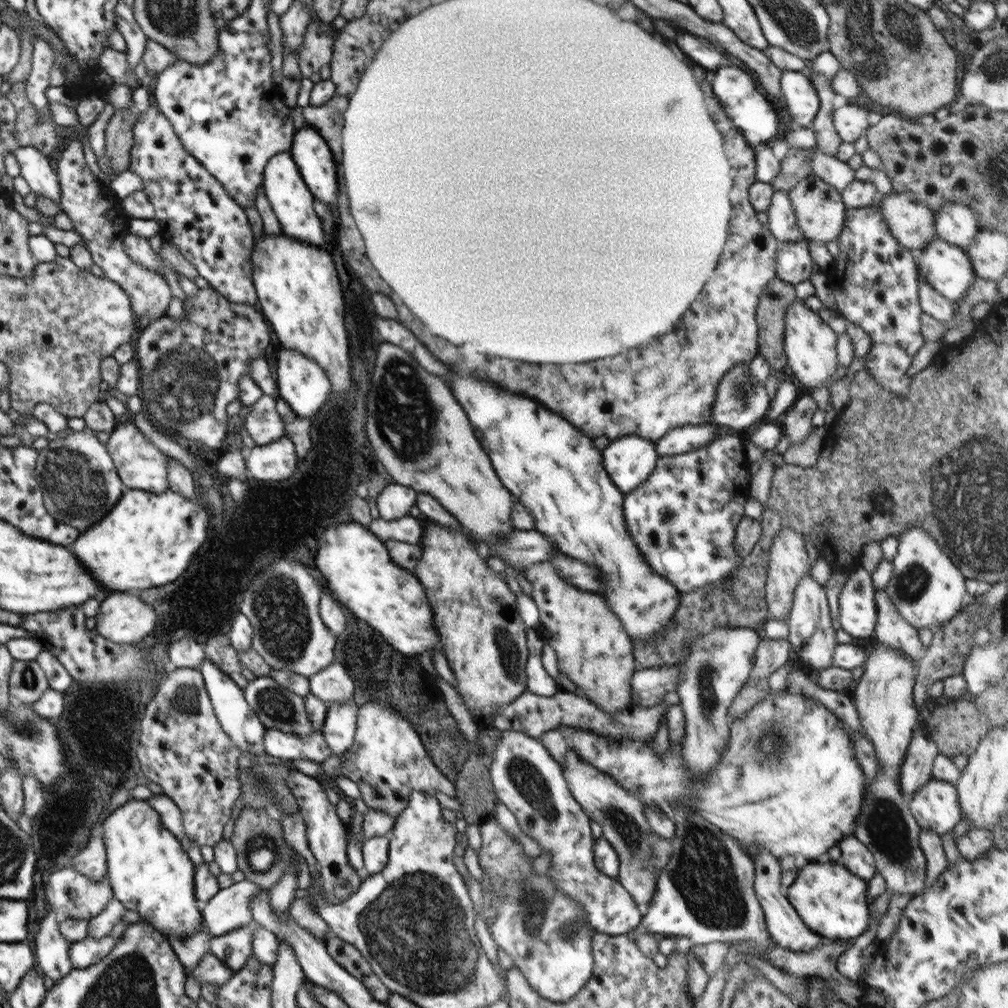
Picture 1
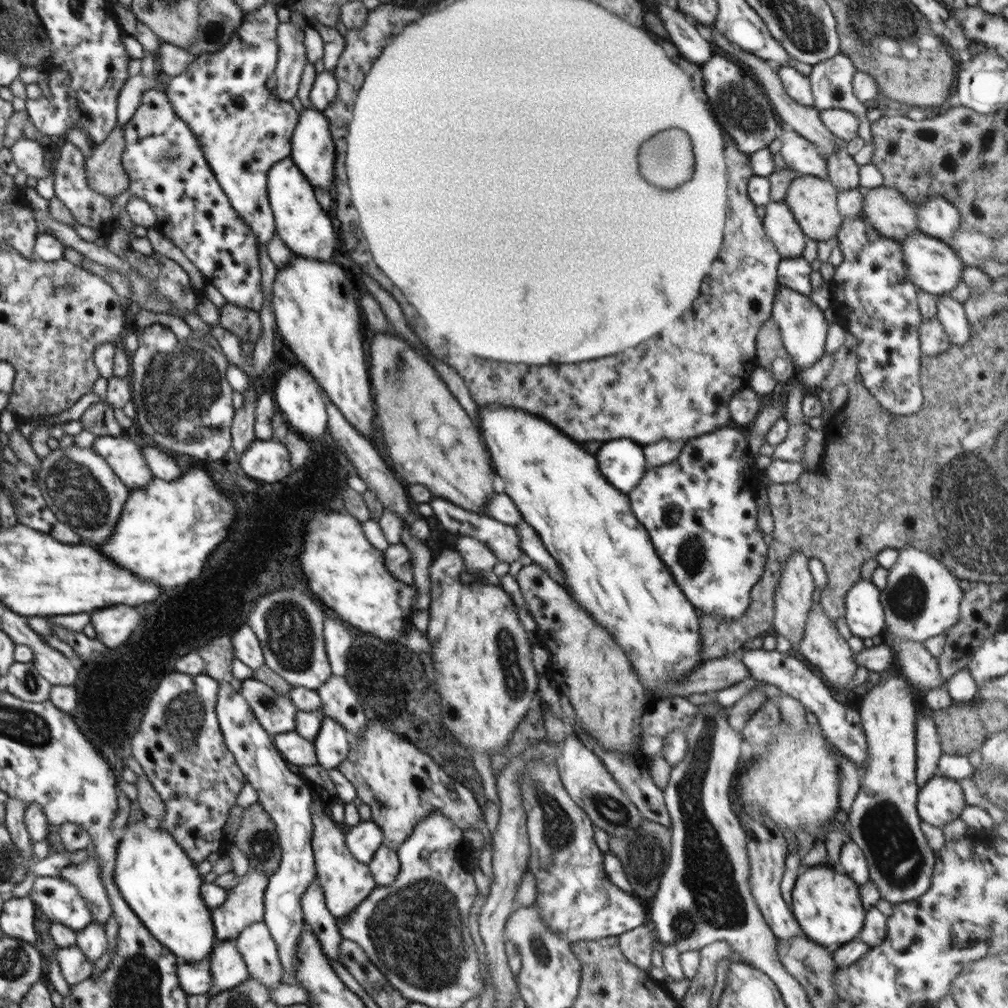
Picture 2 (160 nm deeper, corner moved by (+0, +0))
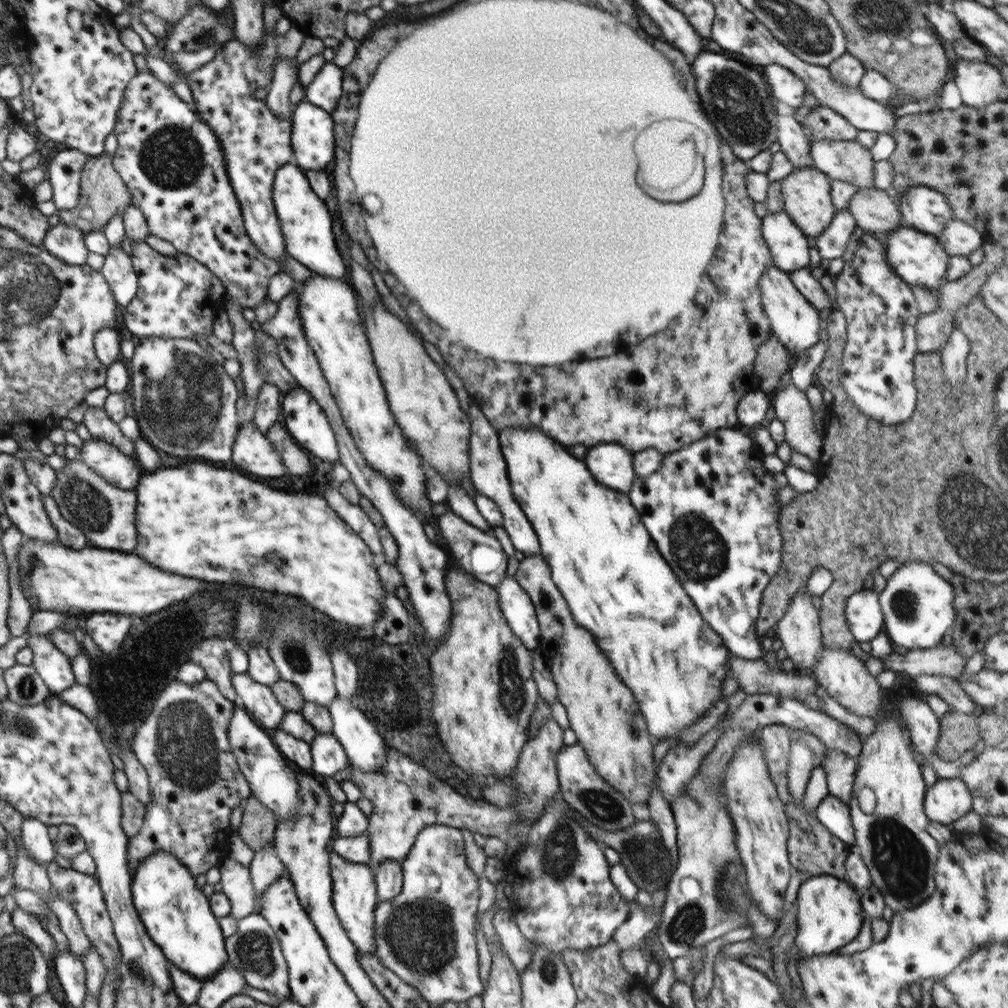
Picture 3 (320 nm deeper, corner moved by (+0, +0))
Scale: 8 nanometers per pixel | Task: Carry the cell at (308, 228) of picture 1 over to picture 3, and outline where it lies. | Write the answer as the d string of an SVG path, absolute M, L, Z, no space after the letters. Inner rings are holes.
M294 162L279 168L273 182L272 198L281 224L287 254L315 274L345 279L346 266L332 233L330 210L334 210L333 204L329 200L318 198L310 186L305 171Z

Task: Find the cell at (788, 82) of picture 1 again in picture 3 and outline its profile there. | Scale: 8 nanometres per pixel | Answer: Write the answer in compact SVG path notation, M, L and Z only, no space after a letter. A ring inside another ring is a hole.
M766 65L764 76L768 81L769 92L778 105L791 110L804 105L806 85L790 70L780 65Z

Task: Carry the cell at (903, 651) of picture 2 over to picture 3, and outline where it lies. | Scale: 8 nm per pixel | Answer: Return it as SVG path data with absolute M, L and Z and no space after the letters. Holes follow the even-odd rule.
M919 674L914 679L917 688L930 695L940 696L954 711L975 714L978 710L978 705L967 695L956 677L948 677L945 674Z

